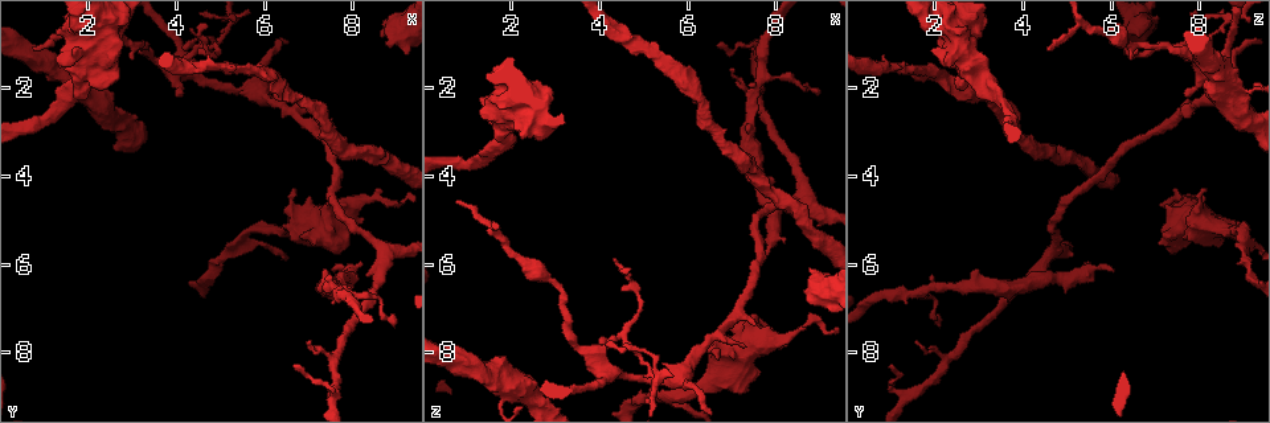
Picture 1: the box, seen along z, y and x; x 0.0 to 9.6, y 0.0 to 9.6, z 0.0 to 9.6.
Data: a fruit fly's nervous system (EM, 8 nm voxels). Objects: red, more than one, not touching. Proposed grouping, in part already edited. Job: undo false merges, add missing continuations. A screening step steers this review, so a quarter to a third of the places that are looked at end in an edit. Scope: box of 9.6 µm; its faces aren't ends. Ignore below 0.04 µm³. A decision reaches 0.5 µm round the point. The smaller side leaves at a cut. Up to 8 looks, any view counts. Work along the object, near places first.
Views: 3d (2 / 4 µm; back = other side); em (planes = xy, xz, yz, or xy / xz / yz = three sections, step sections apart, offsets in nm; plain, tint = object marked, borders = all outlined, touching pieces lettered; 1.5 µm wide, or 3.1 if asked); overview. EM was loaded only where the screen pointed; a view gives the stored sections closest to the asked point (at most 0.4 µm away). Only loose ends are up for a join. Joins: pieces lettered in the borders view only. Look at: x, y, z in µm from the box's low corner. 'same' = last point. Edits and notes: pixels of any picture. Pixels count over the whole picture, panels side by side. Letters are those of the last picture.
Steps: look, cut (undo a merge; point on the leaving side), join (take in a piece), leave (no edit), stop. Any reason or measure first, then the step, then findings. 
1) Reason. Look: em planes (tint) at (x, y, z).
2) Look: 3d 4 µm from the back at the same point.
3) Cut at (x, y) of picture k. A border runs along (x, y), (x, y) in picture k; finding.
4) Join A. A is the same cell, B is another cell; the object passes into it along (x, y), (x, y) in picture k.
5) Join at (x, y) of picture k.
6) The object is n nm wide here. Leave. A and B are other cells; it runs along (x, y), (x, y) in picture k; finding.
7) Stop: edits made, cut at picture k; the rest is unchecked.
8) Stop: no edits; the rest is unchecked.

Thick end. Look: em planes (borders) at (8.70, 0.85, 6.65).

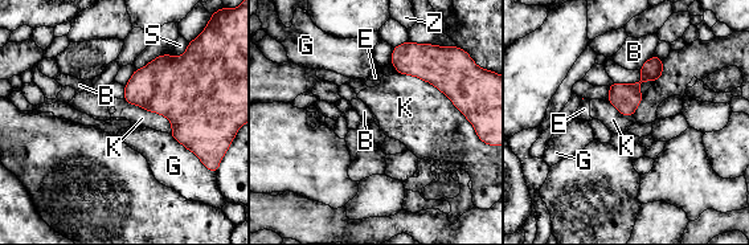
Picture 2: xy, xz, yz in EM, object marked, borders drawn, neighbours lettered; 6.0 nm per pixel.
Leave. B, E, G, K, S and Z are other cells; a border runs along (397, 73), (434, 85), (467, 121) in picture 2; none of them fits.

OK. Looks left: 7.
Branch stops here. Look: 3d 4 µm at (6.85, 5.40, 7.30).

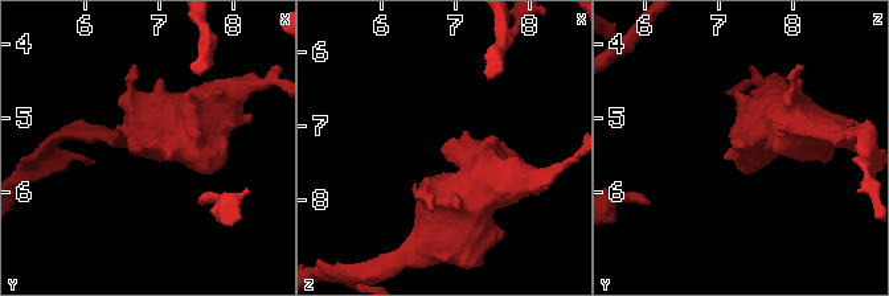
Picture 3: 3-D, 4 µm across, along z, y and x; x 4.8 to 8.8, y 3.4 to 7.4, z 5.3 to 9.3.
Shape alone is not enough. Look: em planes (borders) at (6.85, 5.35, 7.25).

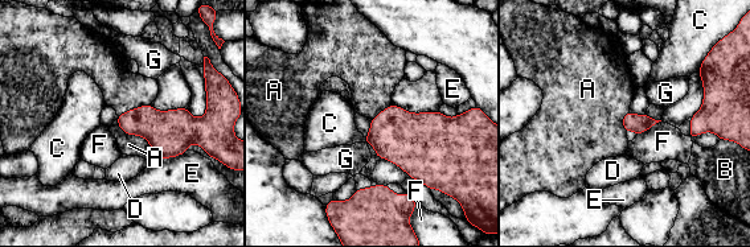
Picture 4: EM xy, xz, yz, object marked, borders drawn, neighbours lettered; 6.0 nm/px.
The longest contact is with A, 360 nm. Join A. A is the same cell, B, C, D, E, F and G are other cells; the neuron continues.

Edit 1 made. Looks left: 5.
An open end. Look: em planes (borders) at (8.90, 7.45, 2.15).

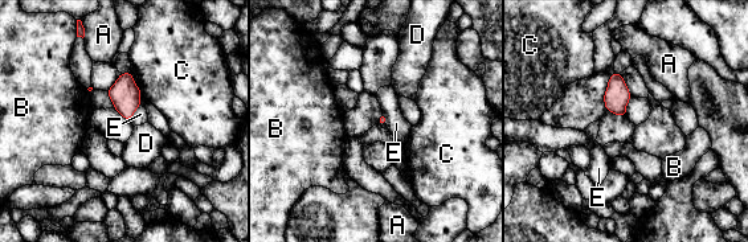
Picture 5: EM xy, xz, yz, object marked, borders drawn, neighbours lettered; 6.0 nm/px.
Leave. A, B, C, D and E are other cells; a border runs along (140, 103), (129, 120) in picture 5; no lettered piece goes on from it.

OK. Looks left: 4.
Stop: edits made, join at picture 4; the rest is unchecked.

